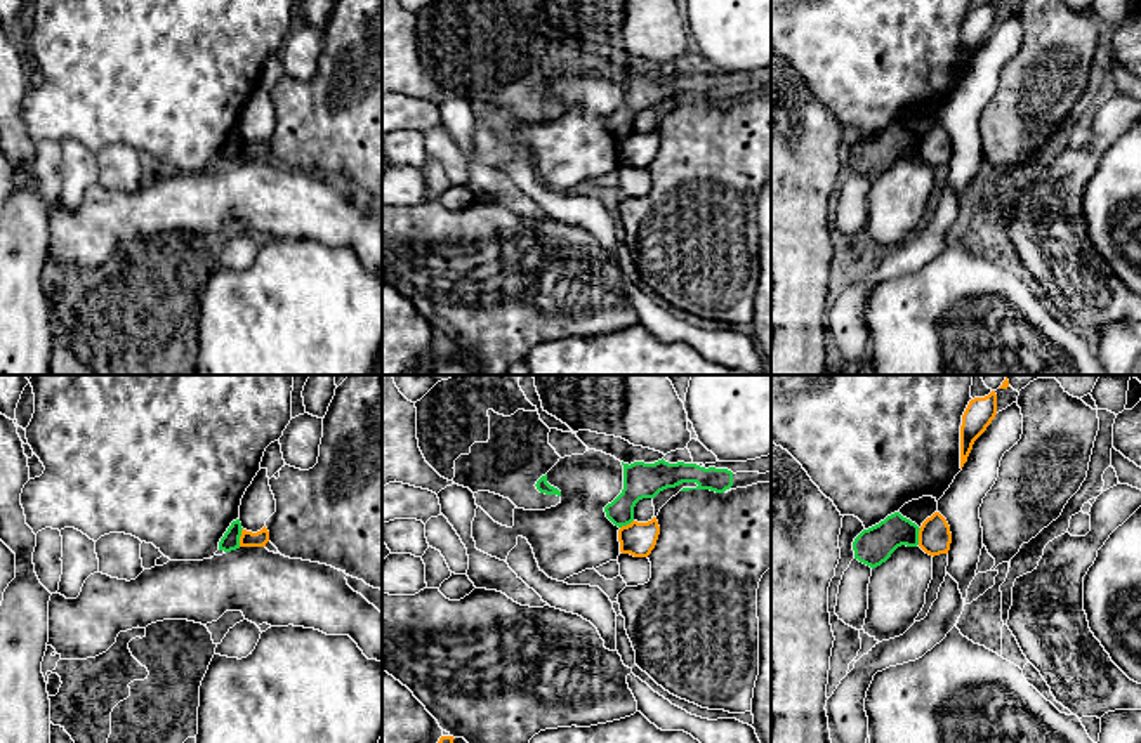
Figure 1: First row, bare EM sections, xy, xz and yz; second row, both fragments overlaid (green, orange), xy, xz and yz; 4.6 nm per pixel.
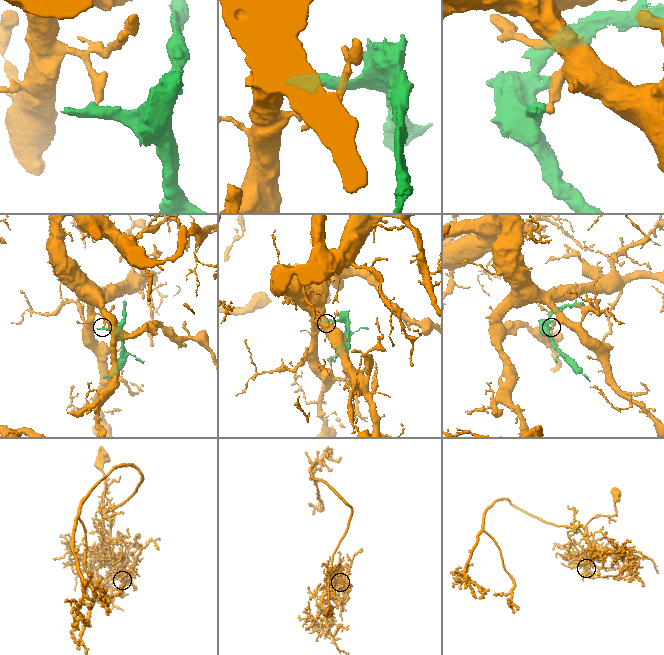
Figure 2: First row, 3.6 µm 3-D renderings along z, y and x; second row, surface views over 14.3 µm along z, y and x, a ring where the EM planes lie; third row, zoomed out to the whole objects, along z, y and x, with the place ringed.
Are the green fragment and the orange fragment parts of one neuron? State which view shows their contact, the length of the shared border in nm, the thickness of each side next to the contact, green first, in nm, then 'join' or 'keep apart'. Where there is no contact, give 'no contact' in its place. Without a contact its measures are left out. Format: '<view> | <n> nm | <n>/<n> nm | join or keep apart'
xy | 90 nm | 80/70 nm | keep apart

